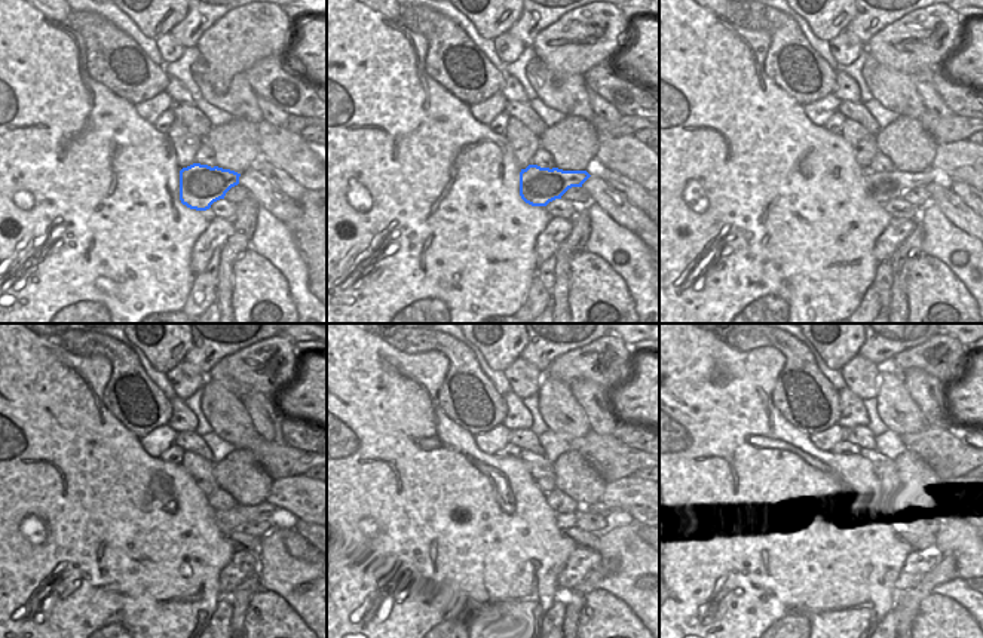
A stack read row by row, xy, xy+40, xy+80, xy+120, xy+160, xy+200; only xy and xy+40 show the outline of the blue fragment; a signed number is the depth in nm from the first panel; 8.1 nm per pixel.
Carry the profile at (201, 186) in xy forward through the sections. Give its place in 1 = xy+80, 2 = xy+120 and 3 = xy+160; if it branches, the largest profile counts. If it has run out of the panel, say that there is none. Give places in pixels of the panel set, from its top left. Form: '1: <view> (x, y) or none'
1: xy+80 (882, 187)
2: xy+120 (227, 521)
3: xy+160 (615, 517)

